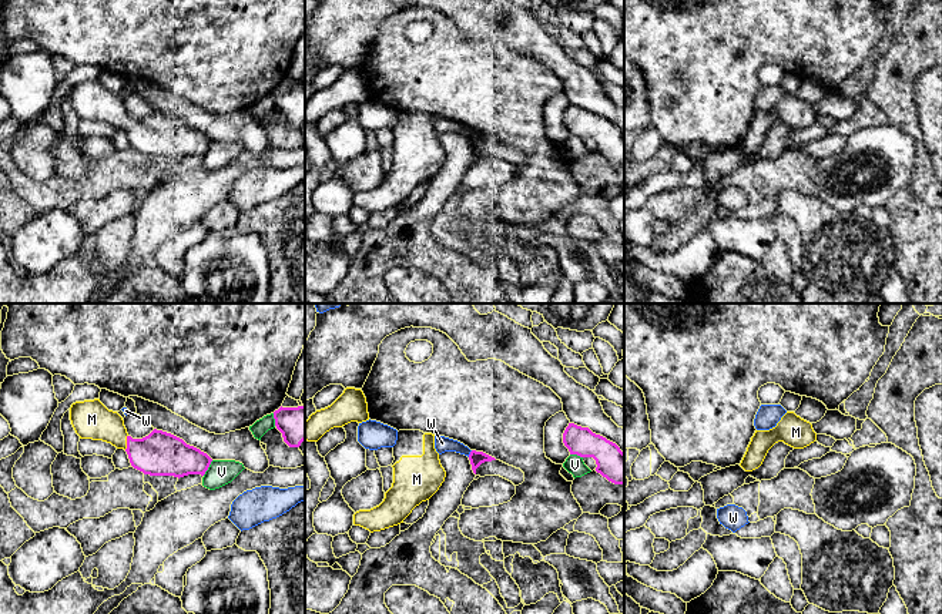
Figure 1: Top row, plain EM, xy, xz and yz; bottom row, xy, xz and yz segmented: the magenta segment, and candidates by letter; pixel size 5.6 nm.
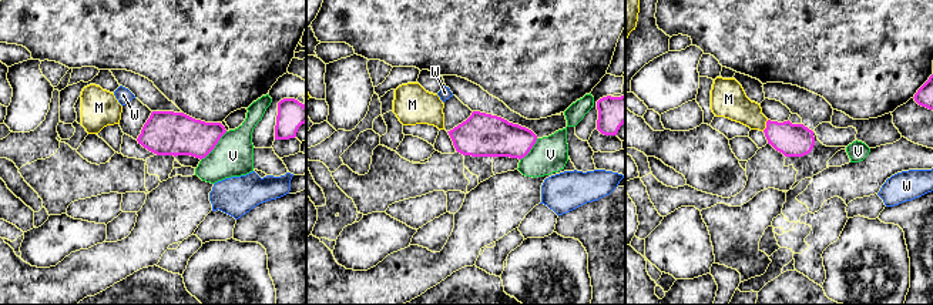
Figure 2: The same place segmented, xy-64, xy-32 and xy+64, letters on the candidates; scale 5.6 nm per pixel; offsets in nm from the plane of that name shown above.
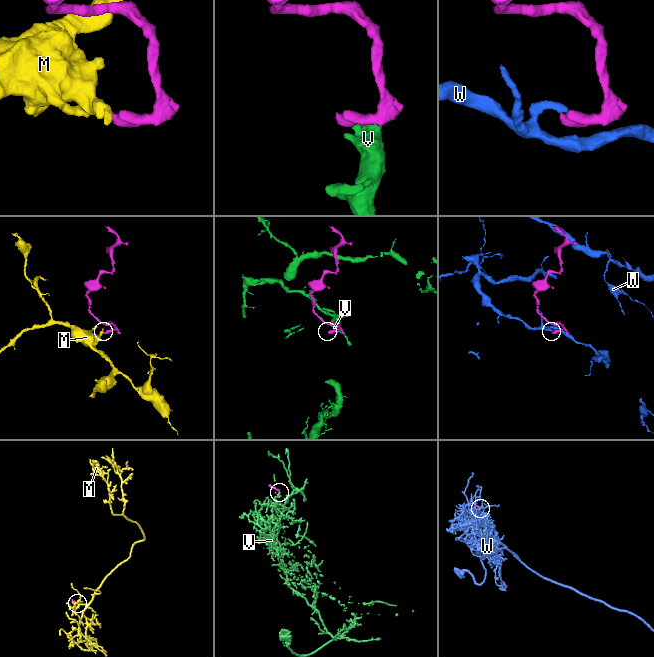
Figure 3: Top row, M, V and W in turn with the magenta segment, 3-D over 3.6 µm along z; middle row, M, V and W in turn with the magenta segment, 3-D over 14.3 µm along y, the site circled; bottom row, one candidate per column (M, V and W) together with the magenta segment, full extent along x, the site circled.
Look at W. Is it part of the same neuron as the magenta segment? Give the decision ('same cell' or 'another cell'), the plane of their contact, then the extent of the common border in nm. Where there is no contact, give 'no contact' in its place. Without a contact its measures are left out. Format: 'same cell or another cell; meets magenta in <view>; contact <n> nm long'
another cell; meets magenta in xz; contact 50 nm long

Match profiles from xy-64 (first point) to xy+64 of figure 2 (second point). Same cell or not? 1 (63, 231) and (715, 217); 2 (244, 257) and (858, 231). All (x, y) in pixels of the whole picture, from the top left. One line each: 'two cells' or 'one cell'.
1: two cells
2: one cell

